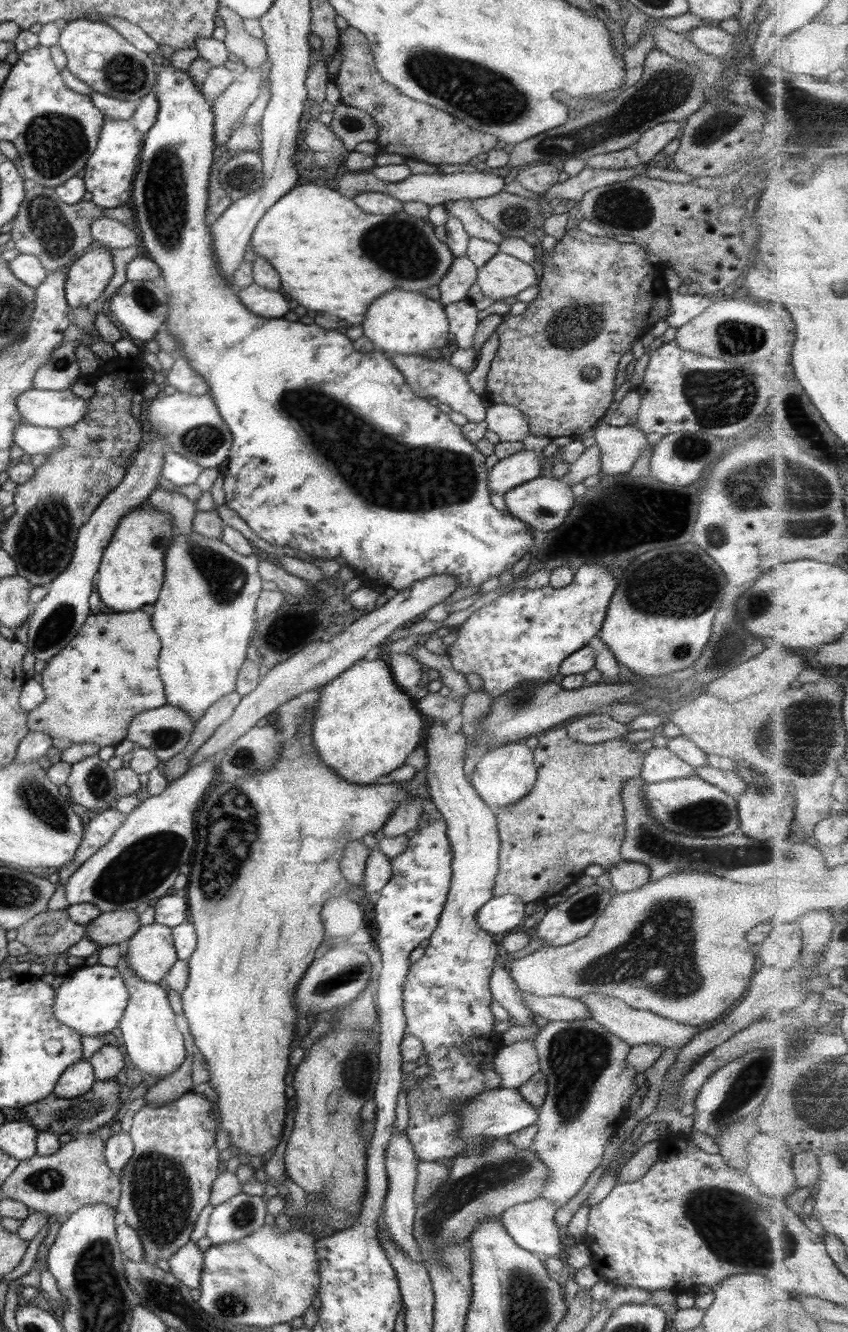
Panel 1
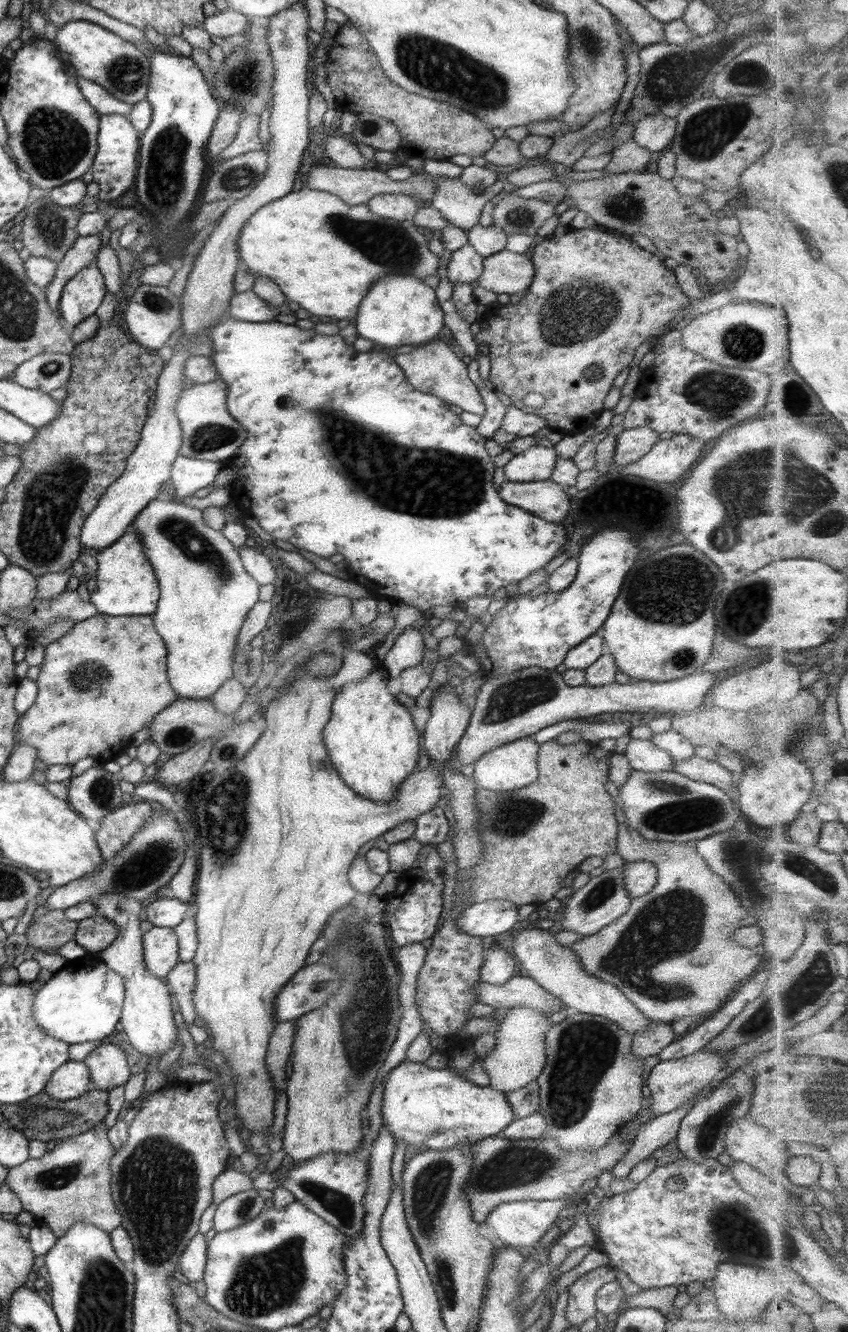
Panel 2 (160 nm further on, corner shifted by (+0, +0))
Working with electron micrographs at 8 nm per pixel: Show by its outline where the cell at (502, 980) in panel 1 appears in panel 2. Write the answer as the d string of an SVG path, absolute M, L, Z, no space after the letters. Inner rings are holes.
M492 946L483 952L483 962L479 969L479 980L487 984L505 984L513 977L515 960L509 950L501 946Z

